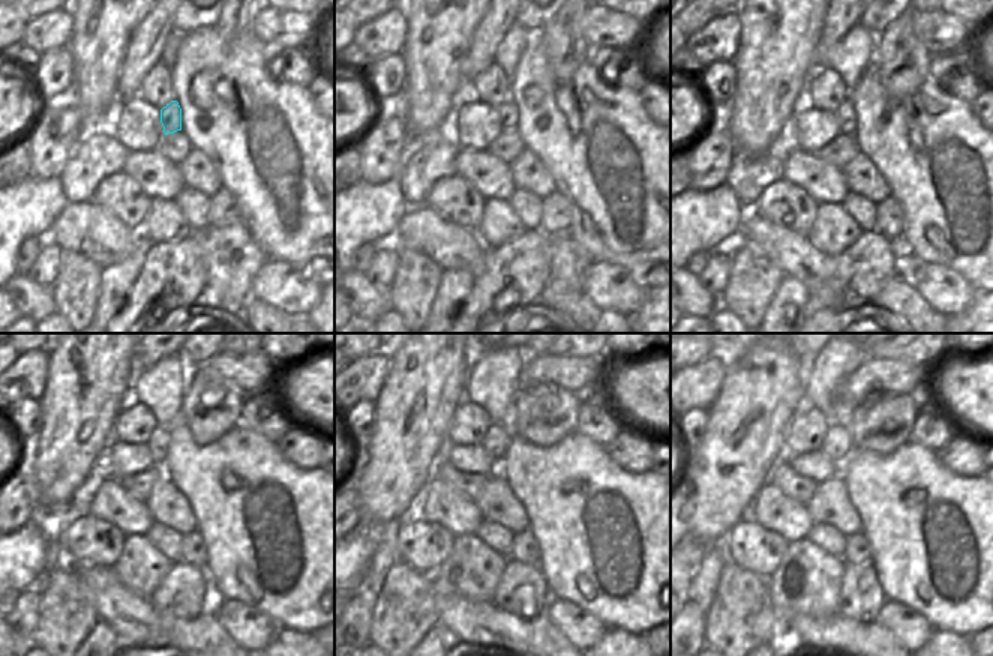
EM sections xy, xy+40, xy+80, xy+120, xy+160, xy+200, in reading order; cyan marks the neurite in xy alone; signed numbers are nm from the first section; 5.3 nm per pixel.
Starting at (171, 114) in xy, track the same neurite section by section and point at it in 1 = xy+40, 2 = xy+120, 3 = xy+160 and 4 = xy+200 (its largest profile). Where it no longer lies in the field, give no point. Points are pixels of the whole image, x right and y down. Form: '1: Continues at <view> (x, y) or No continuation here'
1: Continues at xy+40 (507, 113)
2: Continues at xy+120 (158, 443)
3: Continues at xy+160 (498, 437)
4: Continues at xy+200 (837, 443).

